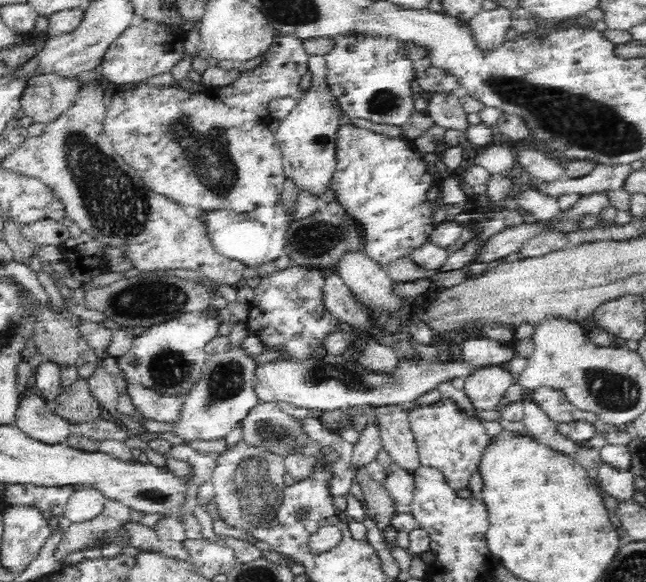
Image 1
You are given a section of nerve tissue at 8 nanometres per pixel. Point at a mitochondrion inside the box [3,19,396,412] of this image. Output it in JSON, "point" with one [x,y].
{"point":[116,206]}

